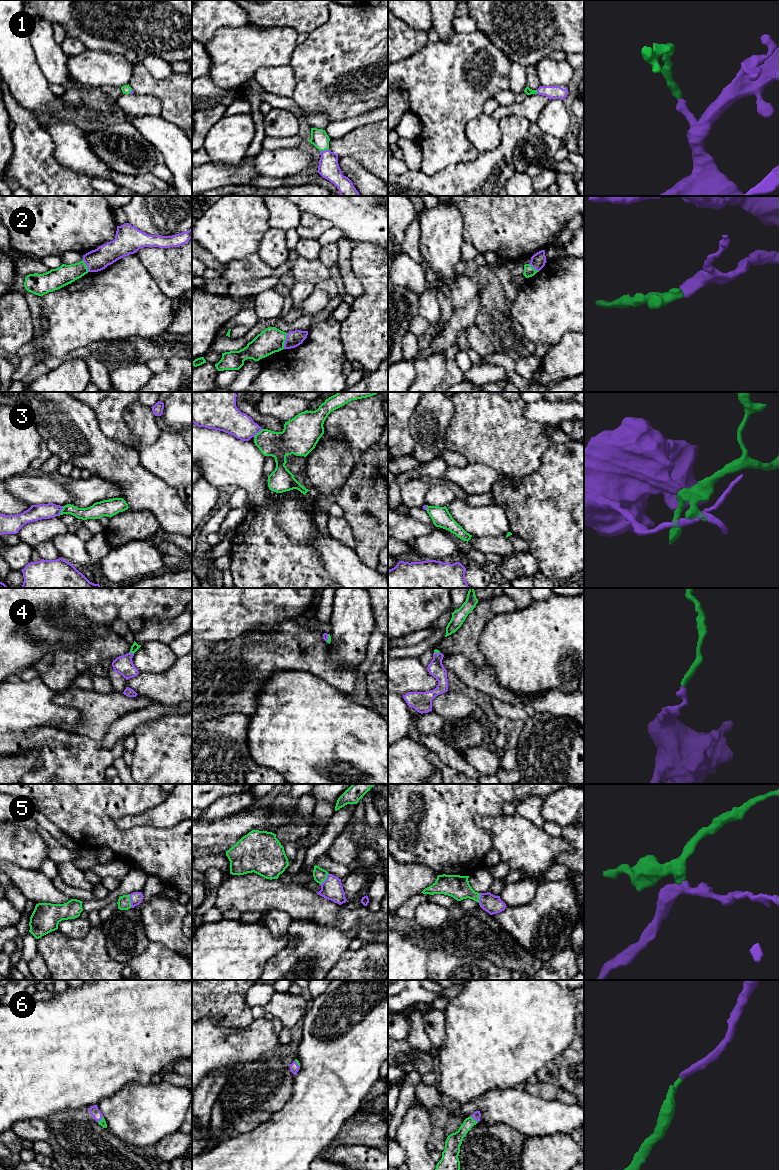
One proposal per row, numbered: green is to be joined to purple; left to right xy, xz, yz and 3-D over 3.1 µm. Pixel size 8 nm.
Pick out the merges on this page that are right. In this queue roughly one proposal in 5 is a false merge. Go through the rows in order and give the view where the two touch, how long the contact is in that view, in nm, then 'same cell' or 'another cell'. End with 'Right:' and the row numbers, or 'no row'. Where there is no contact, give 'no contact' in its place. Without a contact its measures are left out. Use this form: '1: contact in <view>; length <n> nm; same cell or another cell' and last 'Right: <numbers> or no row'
1: contact in xz; length 80 nm; same cell
2: contact in xz; length 130 nm; same cell
3: contact in xy; length 90 nm; another cell
4: contact in xy; length 40 nm; same cell
5: contact in xy; length 110 nm; same cell
6: contact in yz; length 80 nm; same cell
Right: 1, 2, 4, 5, 6

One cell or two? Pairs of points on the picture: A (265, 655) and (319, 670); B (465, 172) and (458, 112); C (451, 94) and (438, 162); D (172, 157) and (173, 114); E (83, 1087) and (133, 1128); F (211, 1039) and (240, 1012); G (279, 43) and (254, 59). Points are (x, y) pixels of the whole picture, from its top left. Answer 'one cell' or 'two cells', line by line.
A: one cell
B: two cells
C: one cell
D: two cells
E: two cells
F: two cells
G: one cell

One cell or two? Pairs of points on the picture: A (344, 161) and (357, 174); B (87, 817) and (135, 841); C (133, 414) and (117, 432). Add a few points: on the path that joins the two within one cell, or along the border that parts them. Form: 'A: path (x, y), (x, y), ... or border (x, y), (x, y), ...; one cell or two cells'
A: path (347, 164), (354, 171); one cell
B: path (99, 828), (117, 840), (123, 841); one cell
C: border (132, 402), (124, 411), (124, 421), (137, 443); two cells

